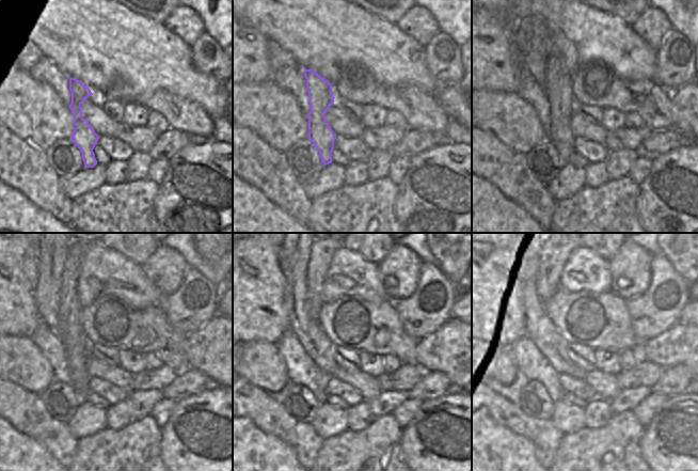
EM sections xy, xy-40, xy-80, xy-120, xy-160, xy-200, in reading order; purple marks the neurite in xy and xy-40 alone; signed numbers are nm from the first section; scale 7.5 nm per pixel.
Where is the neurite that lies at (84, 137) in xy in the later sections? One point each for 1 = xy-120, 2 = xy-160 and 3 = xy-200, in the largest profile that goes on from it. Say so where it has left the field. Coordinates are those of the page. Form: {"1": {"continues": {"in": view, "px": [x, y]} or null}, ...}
{"1": {"continues": {"in": "xy-120", "px": [77, 346]}}, "2": {"continues": {"in": "xy-160", "px": [320, 254]}}, "3": {"continues": {"in": "xy-200", "px": [555, 254]}}}

